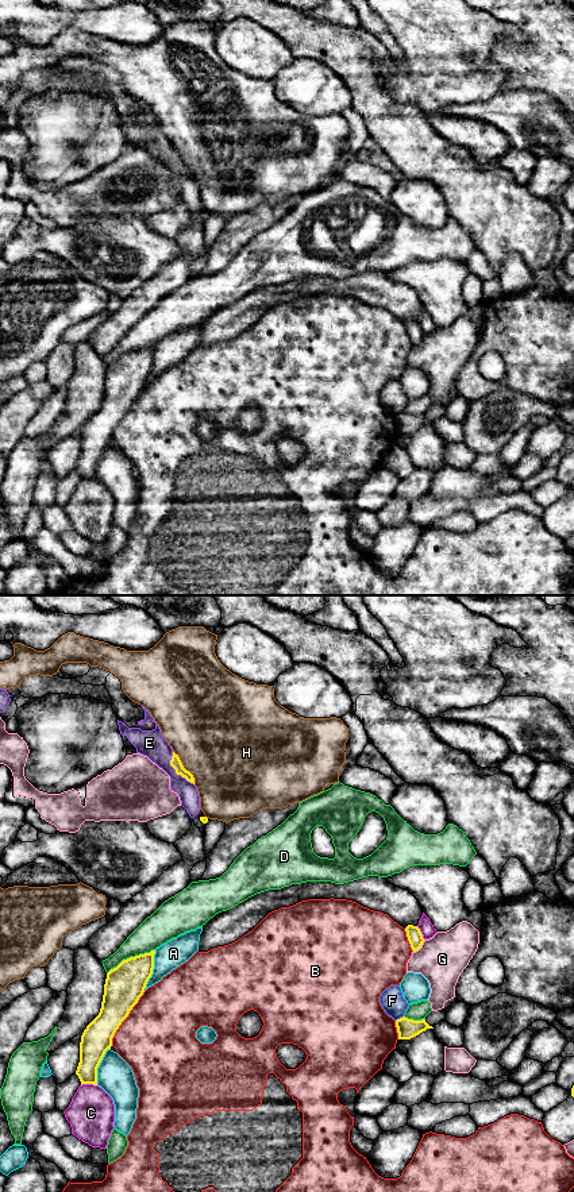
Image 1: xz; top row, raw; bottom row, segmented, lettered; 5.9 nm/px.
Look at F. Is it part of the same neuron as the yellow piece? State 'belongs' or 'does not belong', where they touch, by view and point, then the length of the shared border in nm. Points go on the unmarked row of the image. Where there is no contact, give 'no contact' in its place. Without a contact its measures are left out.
does not belong | xz (400, 413) | 60 nm

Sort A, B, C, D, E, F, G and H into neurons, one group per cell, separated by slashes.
A / B / C / D / E / F / G / H

